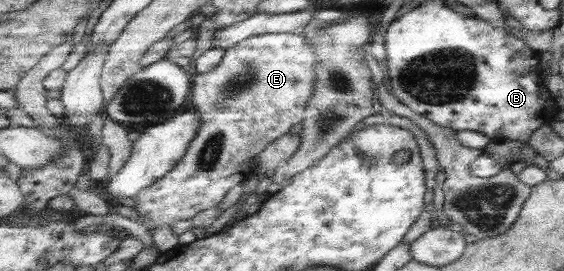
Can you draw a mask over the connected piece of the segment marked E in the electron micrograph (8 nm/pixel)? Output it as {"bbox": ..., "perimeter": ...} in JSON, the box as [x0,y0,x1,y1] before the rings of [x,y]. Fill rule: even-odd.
{"bbox":[133,33,315,252],"perimeter":[[[276,33],[276,34],[261,34],[259,36],[249,36],[237,44],[233,44],[231,48],[224,50],[223,57],[219,61],[219,64],[215,66],[215,69],[206,74],[198,75],[192,80],[192,104],[196,108],[196,111],[200,114],[202,118],[202,128],[197,133],[197,137],[193,140],[193,143],[189,145],[186,156],[179,161],[177,167],[173,171],[168,172],[163,178],[160,178],[158,181],[153,182],[151,186],[148,186],[145,190],[141,191],[137,197],[133,200],[136,202],[134,210],[138,212],[138,218],[140,218],[140,224],[143,224],[147,229],[152,233],[154,245],[159,252],[167,252],[168,250],[174,249],[179,245],[179,238],[173,230],[173,224],[179,222],[180,220],[189,220],[193,218],[195,214],[199,214],[201,210],[207,210],[207,208],[213,208],[217,205],[217,202],[225,196],[225,193],[235,186],[235,184],[225,184],[225,178],[233,176],[237,178],[235,182],[239,182],[241,176],[247,176],[247,174],[252,174],[252,168],[249,166],[253,165],[254,158],[259,155],[260,151],[263,151],[263,148],[267,147],[267,144],[274,143],[276,139],[279,139],[279,136],[289,133],[289,128],[293,124],[297,124],[302,119],[302,114],[306,105],[305,100],[309,100],[309,95],[311,88],[313,88],[313,70],[315,70],[315,61],[313,54],[311,54],[311,47],[307,43],[307,38],[304,38],[304,35],[301,33]]]}

